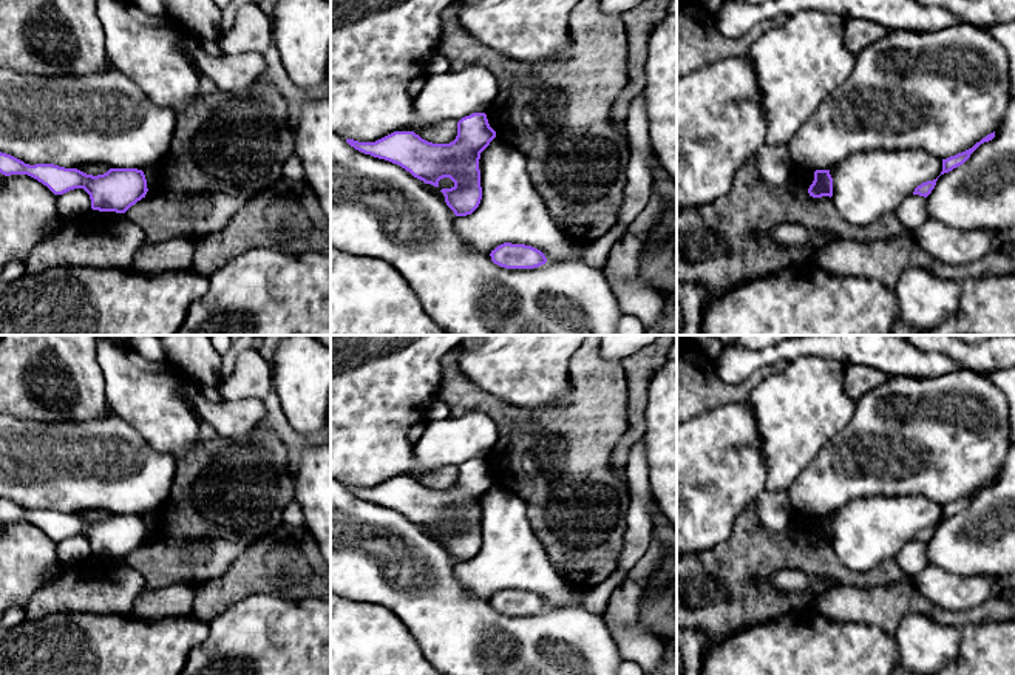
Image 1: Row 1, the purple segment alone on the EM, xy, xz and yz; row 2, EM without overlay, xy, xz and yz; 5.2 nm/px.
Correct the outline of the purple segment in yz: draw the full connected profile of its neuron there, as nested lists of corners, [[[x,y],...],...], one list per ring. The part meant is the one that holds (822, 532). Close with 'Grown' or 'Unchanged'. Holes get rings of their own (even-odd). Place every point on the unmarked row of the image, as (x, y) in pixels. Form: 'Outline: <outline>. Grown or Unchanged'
Outline: [[[816,516],[814,527],[808,534],[810,542],[822,544],[822,542],[833,542],[833,524],[830,516]]]. Unchanged

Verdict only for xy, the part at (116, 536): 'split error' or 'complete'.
complete

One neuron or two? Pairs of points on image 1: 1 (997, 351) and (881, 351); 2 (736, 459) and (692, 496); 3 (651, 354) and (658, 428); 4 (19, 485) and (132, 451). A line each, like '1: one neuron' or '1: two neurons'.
1: two neurons
2: one neuron
3: two neurons
4: one neuron

